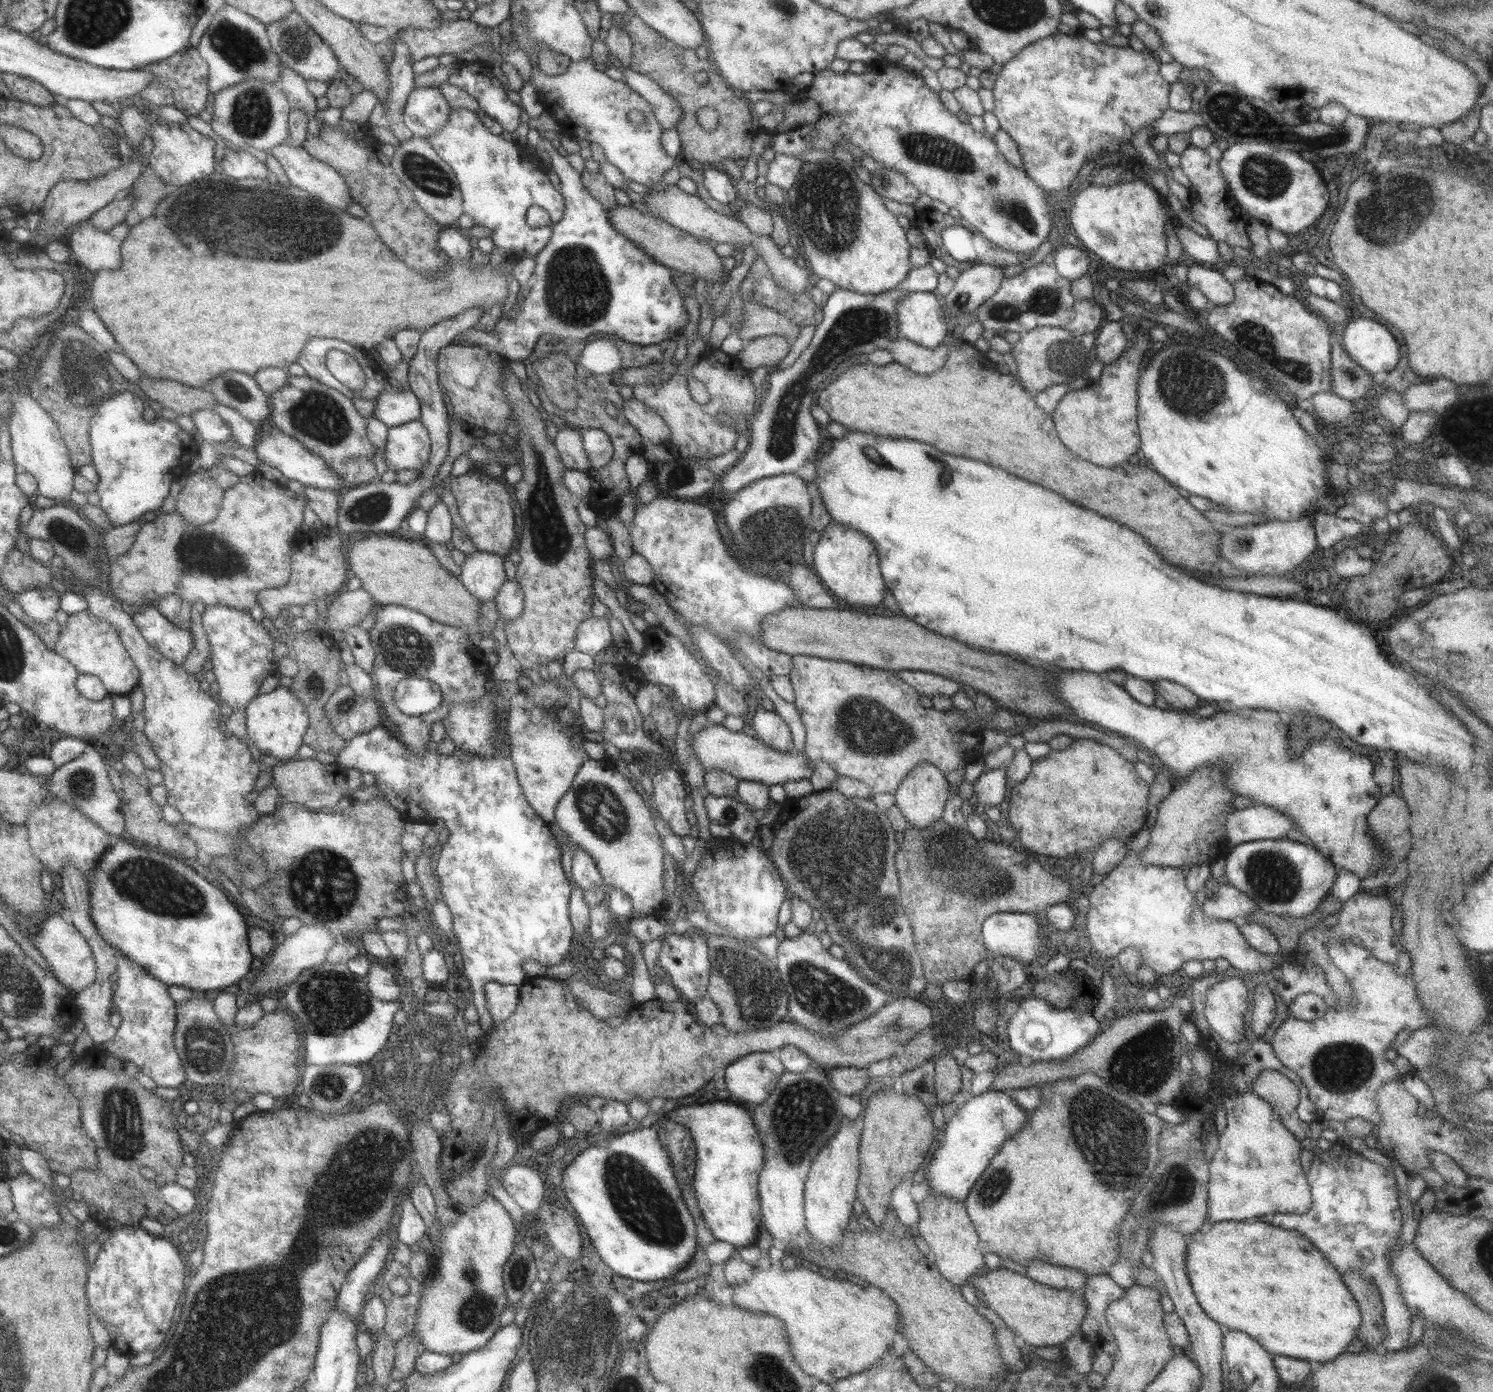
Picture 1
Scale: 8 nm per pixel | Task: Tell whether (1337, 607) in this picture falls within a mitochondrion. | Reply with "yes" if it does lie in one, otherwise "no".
no

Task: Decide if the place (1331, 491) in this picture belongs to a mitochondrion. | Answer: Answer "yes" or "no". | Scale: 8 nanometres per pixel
no

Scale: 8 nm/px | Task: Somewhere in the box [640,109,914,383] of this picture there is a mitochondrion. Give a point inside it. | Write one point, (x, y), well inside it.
(827, 200)

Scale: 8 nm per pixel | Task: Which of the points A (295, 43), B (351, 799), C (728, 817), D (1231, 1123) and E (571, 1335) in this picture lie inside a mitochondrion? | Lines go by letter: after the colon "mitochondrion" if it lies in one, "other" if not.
A: mitochondrion
B: other
C: mitochondrion
D: other
E: mitochondrion

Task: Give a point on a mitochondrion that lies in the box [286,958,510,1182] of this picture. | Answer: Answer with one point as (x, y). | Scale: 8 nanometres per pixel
(332, 1003)

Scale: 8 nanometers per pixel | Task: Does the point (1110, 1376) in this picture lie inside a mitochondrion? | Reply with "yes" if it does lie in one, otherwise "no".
no

